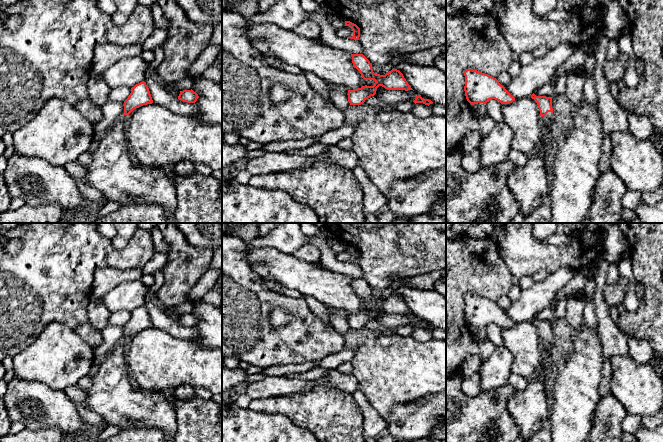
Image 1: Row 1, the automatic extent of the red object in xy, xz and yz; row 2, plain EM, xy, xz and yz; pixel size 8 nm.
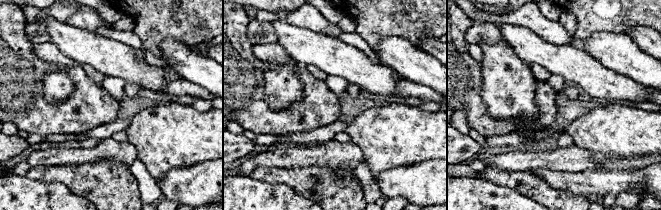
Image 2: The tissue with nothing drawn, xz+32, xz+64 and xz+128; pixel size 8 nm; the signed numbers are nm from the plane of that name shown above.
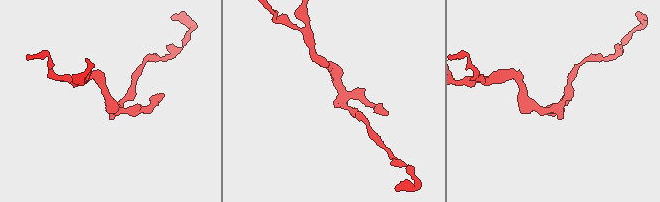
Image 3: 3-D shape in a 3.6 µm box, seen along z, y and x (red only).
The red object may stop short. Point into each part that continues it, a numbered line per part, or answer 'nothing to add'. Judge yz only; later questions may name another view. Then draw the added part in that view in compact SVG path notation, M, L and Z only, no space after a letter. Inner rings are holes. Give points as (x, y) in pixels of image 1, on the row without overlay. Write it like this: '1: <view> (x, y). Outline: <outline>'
1: yz (547, 344). Outline: M548 336L545 340L541 341L542 346L543 346L543 351L544 351L544 363L542 366L542 369L545 369L548 367L550 364L550 354L552 350L552 345L553 345L553 337Z

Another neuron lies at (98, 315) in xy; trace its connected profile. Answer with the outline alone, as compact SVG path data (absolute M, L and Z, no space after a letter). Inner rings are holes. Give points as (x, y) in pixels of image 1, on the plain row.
M92 296L87 307L87 316L90 324L98 331L102 331L108 325L108 319L112 312L109 311L101 299Z

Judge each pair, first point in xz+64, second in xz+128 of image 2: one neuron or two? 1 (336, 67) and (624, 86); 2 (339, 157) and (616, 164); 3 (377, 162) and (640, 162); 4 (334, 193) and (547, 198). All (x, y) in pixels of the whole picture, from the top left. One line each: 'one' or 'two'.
1: one
2: one
3: two
4: one

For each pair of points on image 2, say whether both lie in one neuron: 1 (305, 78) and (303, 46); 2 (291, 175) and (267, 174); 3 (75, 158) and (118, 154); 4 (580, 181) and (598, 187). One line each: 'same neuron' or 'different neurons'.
1: different neurons
2: same neuron
3: same neuron
4: same neuron

